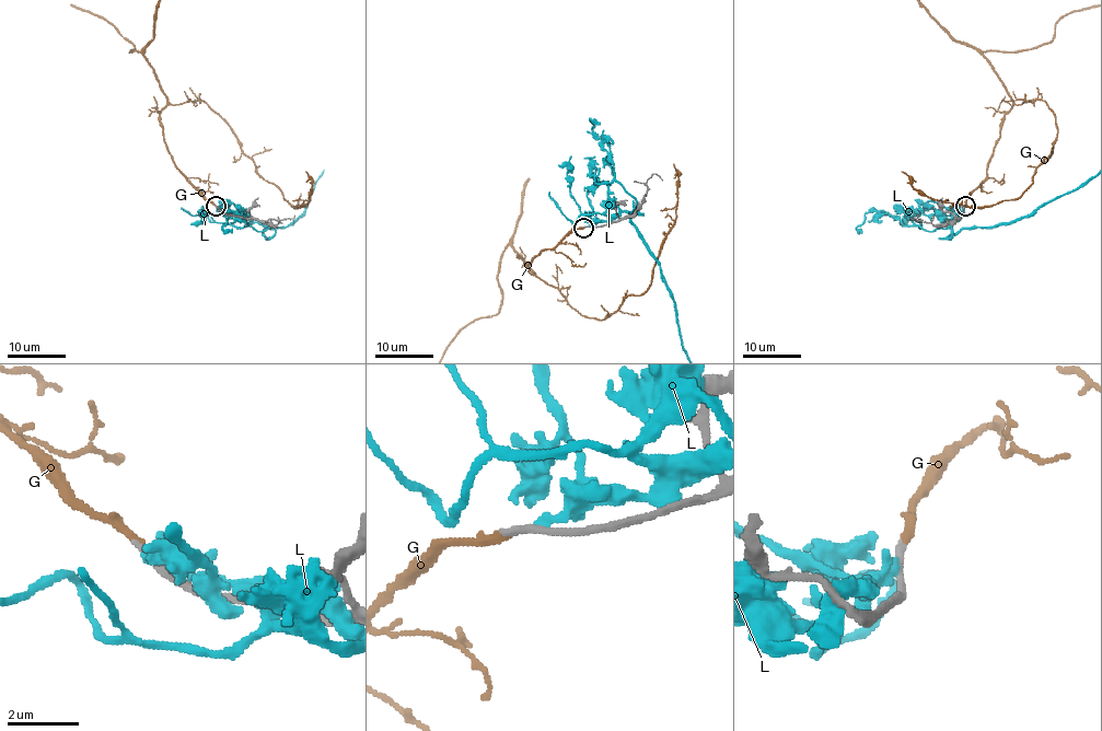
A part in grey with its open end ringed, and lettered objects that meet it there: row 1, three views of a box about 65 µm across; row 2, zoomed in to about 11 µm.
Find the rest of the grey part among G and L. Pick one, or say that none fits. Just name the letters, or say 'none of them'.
G

